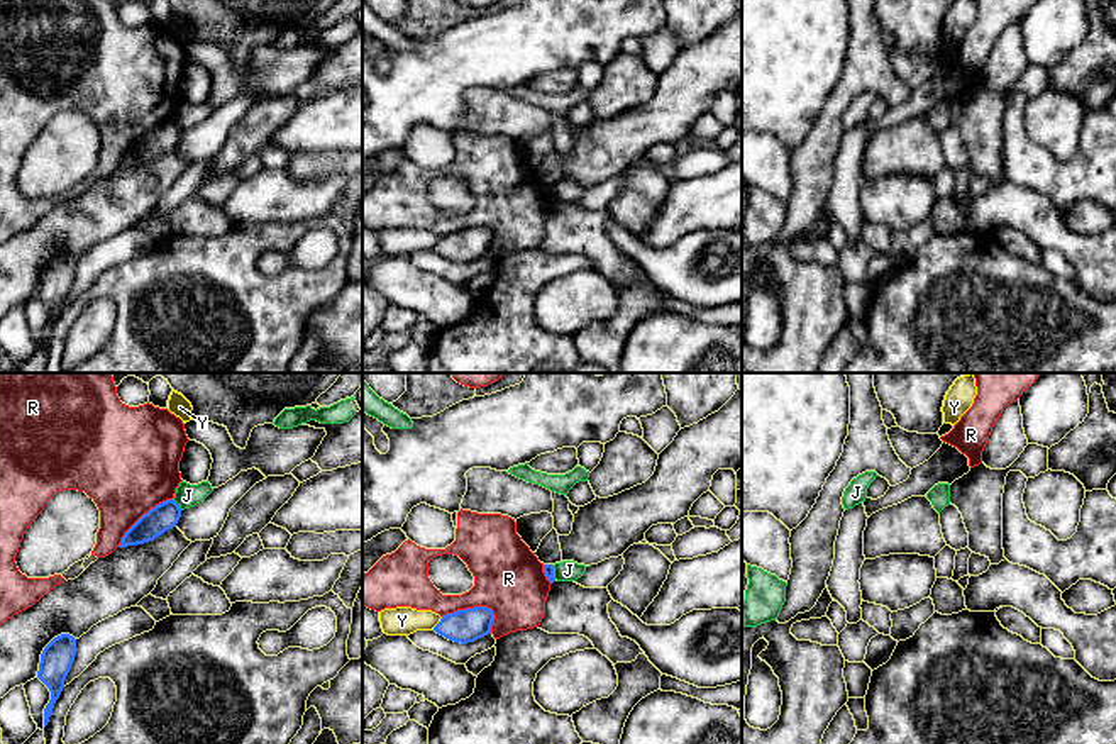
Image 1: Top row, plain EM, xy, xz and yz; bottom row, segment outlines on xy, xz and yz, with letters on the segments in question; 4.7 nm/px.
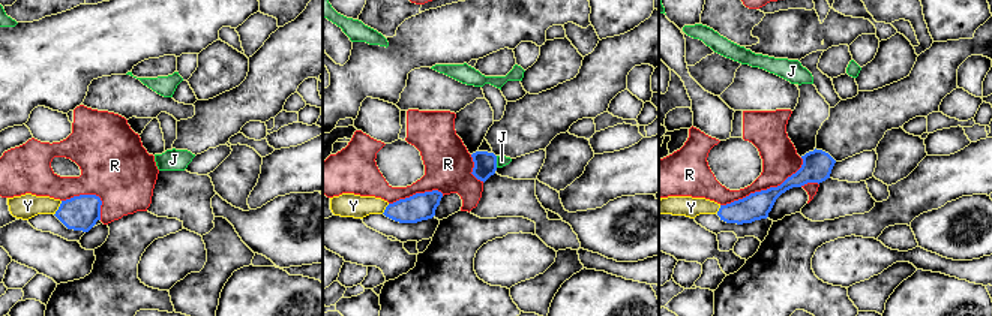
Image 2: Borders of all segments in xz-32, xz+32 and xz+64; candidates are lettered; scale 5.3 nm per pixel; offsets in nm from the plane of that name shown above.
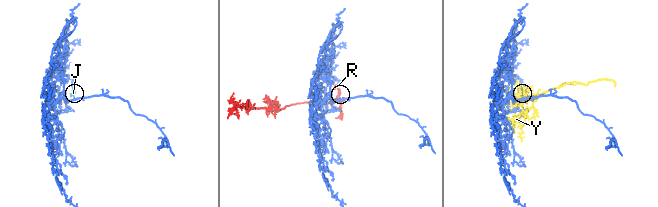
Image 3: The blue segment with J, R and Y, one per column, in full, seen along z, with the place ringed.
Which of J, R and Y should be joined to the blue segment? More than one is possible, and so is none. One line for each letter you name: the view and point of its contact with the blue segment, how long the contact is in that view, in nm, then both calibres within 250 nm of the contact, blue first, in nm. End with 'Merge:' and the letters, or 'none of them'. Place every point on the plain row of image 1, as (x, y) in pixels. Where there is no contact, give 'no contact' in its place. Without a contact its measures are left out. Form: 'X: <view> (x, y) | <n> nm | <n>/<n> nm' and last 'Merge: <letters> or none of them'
Merge: none of them

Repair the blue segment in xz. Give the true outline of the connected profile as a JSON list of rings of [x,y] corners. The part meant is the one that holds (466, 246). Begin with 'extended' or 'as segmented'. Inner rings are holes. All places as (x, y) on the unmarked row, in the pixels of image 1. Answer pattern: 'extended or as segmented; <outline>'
as segmented; [[[474,227],[447,234],[434,251],[449,261],[467,264],[491,254],[494,234],[488,227]]]

